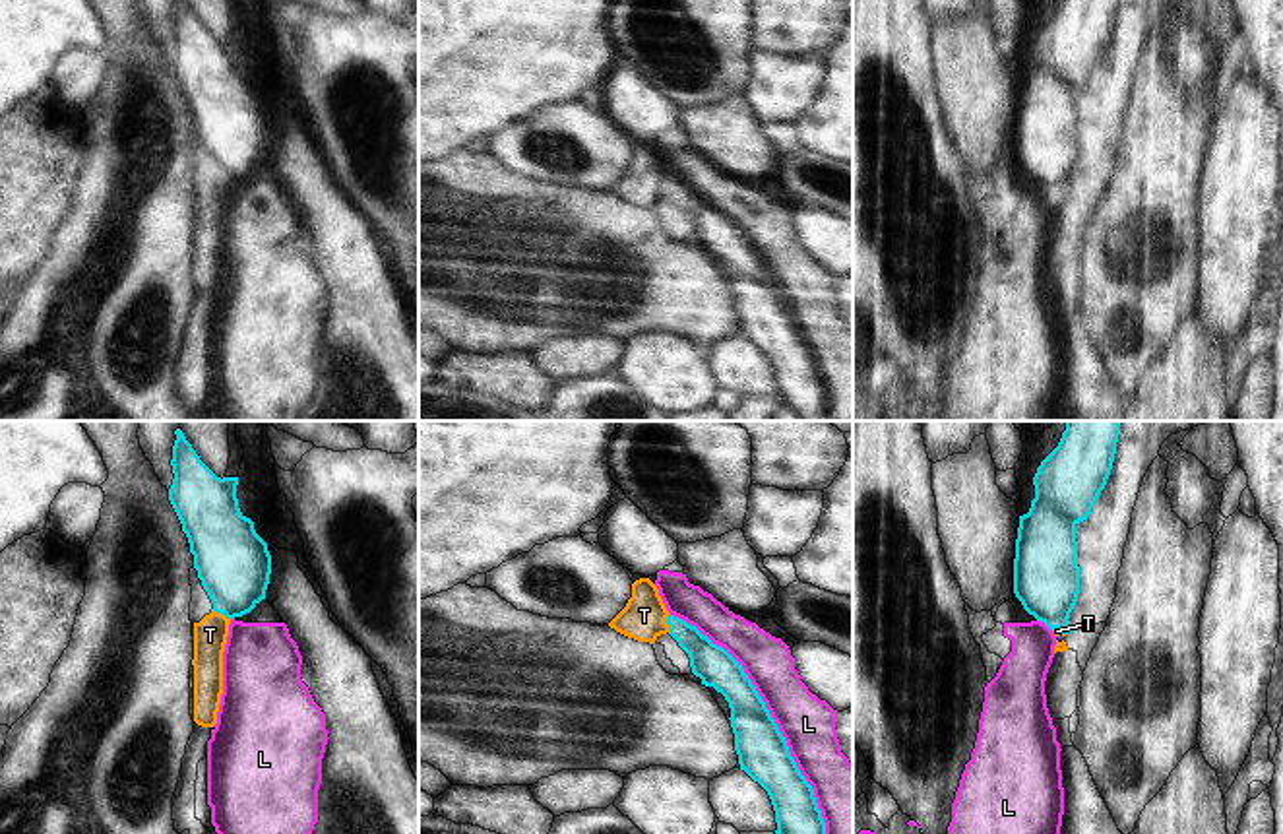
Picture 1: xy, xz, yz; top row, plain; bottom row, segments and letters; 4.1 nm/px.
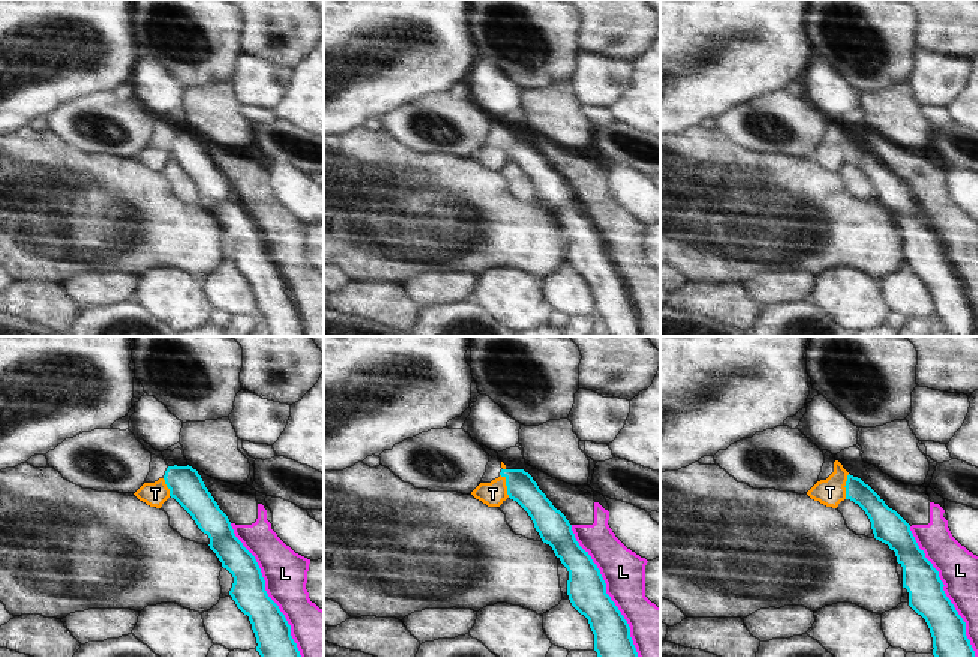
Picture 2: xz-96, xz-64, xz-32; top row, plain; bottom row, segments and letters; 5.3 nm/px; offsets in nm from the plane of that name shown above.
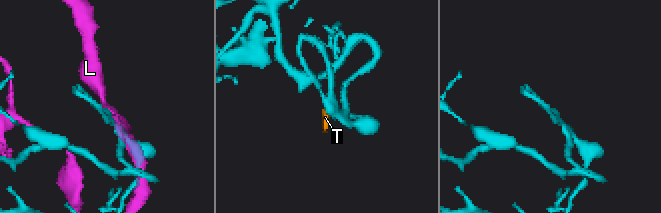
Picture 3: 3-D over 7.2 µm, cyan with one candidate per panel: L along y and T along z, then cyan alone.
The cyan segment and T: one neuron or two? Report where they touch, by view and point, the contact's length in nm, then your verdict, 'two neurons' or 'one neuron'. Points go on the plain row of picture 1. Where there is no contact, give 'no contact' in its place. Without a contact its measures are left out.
xz (665, 187) | 80 nm | two neurons

